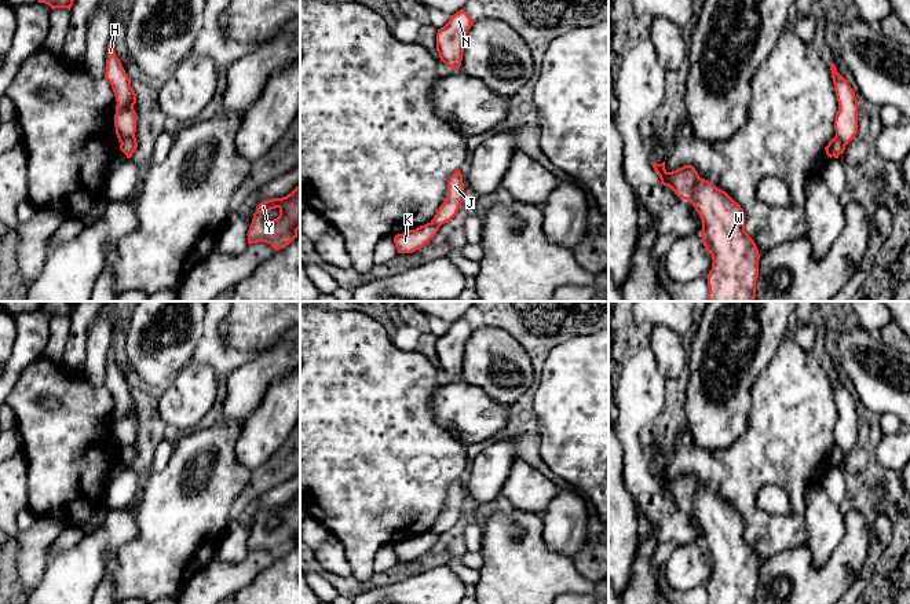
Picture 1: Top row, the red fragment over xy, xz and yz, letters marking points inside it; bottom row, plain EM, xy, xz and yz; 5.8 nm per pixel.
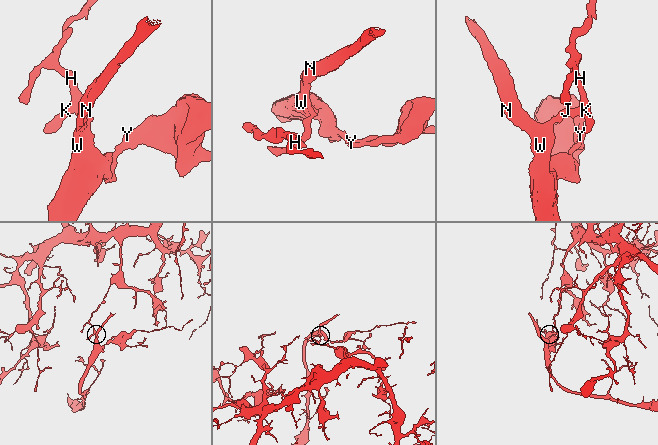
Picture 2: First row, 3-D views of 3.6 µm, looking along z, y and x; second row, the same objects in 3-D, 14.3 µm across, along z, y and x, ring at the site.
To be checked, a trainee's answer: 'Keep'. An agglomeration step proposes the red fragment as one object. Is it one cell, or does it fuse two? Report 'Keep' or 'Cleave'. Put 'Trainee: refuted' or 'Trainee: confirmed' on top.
Trainee: refuted
Cleave

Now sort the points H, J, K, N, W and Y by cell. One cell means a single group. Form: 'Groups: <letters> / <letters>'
Groups: H K / J N W Y

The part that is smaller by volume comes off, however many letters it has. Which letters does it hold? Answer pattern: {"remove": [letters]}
{"remove": ["J", "N", "W", "Y"]}

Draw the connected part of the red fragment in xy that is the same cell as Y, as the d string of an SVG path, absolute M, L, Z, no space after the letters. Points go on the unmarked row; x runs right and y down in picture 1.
M300 493L286 505L257 513L248 538L248 552L266 550L279 559L297 546L299 537Z

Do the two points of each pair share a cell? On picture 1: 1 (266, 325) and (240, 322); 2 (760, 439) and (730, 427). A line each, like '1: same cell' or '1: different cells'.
1: same cell
2: different cells

